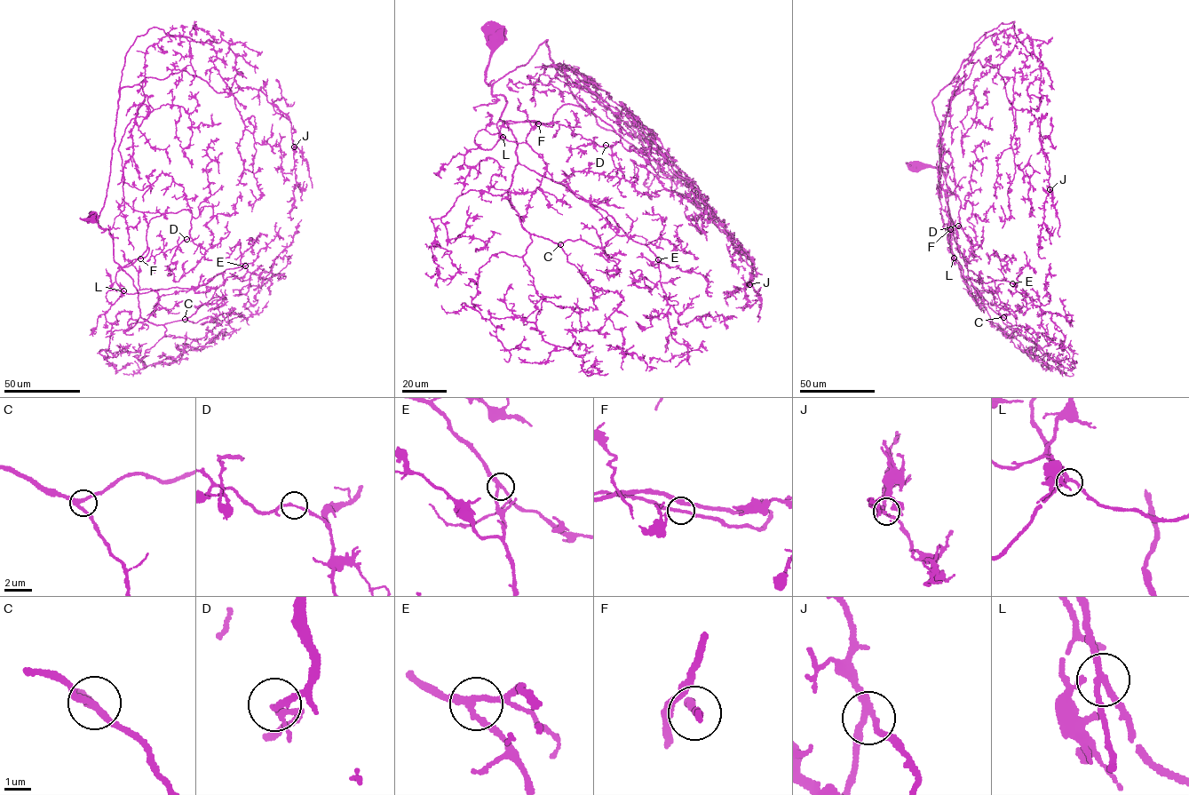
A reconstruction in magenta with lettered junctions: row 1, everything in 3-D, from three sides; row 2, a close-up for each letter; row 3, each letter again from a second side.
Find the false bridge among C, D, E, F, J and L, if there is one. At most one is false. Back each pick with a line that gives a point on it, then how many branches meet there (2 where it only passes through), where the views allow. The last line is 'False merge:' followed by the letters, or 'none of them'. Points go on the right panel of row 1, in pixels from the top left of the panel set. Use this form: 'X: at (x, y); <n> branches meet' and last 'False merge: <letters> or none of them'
False merge: none of them

